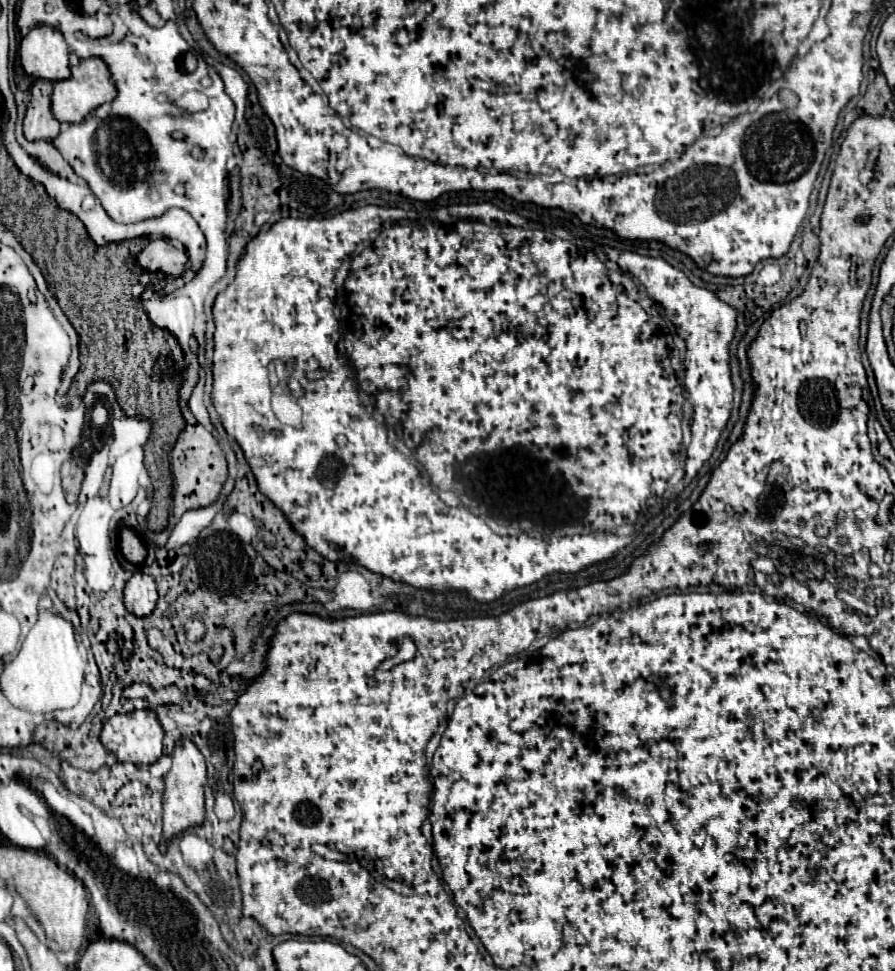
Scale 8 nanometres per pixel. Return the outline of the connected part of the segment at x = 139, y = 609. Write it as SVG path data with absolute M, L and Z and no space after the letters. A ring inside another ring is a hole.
M135 573L125 585L125 607L137 617L151 615L157 605L157 589L151 575Z

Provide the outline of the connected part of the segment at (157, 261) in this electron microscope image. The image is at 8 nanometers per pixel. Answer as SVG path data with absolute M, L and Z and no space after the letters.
M153 239L137 257L145 271L161 271L179 277L189 269L189 257L183 249L175 249L165 239Z

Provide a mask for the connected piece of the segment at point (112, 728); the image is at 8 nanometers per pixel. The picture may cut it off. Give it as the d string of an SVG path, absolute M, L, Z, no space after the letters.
M139 709L123 715L119 713L108 719L101 731L101 741L111 753L117 755L119 761L131 761L135 765L141 763L151 765L163 755L163 735L165 731L157 719L157 713L153 709Z

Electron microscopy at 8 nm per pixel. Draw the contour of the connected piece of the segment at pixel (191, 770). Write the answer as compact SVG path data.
M181 737L175 743L173 749L173 765L169 769L169 773L165 775L165 795L163 795L163 841L161 841L161 849L165 849L167 841L171 837L175 837L177 833L181 833L183 829L191 827L191 825L199 825L203 823L205 817L205 807L203 807L203 787L207 783L207 767L205 767L205 757L199 751L199 747Z

